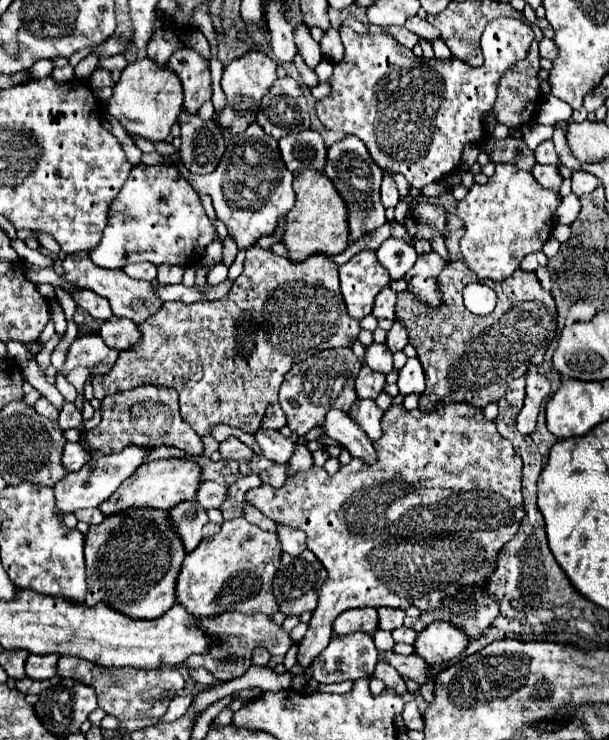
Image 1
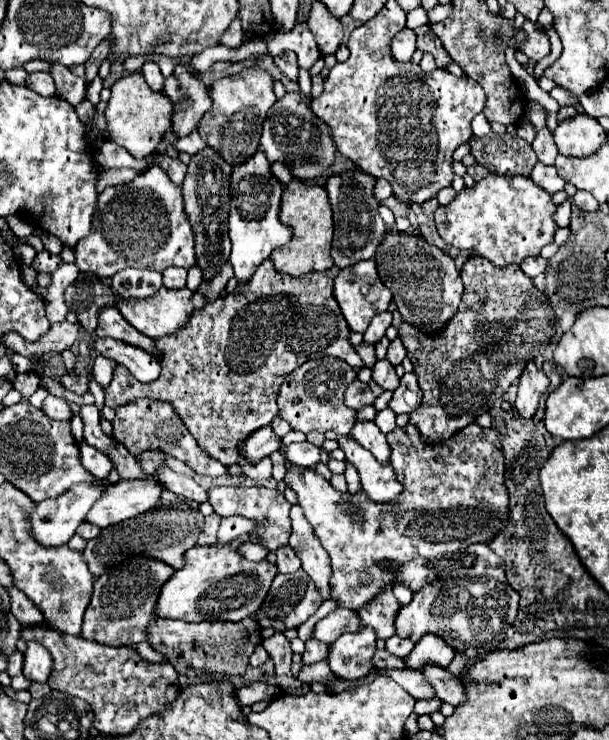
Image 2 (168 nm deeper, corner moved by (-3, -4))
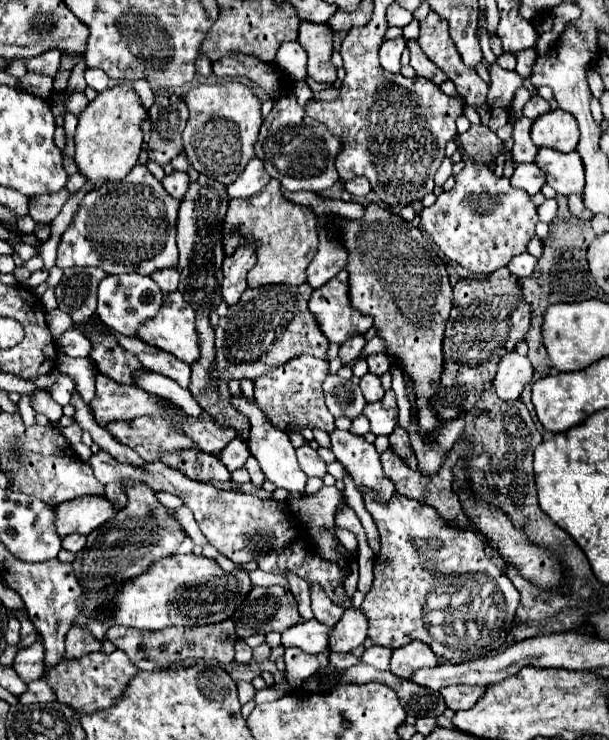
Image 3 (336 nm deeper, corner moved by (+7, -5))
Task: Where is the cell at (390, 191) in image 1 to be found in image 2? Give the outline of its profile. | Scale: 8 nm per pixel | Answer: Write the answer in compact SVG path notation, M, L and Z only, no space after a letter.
M382 178L376 180L376 184L374 184L374 196L376 196L378 202L386 200L388 196L392 196L392 188L390 188L388 180L382 180Z

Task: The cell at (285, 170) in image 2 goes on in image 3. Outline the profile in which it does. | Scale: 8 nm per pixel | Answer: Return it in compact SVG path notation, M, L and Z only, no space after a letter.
M252 159L246 165L244 173L232 185L228 185L228 195L230 197L252 197L260 193L260 189L264 189L268 181L270 181L270 175L266 173L264 165L258 159Z

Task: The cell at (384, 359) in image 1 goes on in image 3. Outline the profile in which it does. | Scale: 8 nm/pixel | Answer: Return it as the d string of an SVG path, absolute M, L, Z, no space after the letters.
M366 373L360 379L360 389L362 389L362 393L364 393L368 403L380 401L380 397L384 397L384 387L380 383L380 377L376 377L374 373Z

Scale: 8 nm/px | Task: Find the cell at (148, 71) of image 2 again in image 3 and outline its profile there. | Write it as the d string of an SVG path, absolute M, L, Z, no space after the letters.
M134 81L134 83L132 83L132 87L134 87L134 91L138 93L138 97L140 97L142 105L148 109L148 107L154 103L154 93L152 93L150 85L148 85L146 81Z

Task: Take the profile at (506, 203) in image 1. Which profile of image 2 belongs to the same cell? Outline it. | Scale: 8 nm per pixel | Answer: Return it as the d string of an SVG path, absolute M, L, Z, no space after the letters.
M486 176L484 180L476 182L472 188L464 188L456 194L456 198L440 206L434 212L434 222L438 228L438 234L442 240L462 252L472 252L472 256L484 256L496 266L508 266L508 264L520 264L526 256L538 256L542 246L554 242L556 224L552 220L552 214L556 212L556 204L552 202L552 196L538 188L530 178L508 178L508 176Z

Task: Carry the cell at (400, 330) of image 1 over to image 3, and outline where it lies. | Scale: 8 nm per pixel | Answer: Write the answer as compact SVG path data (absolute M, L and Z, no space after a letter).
M374 353L374 355L368 355L368 371L370 373L376 373L376 375L382 375L390 369L390 359L386 353Z

